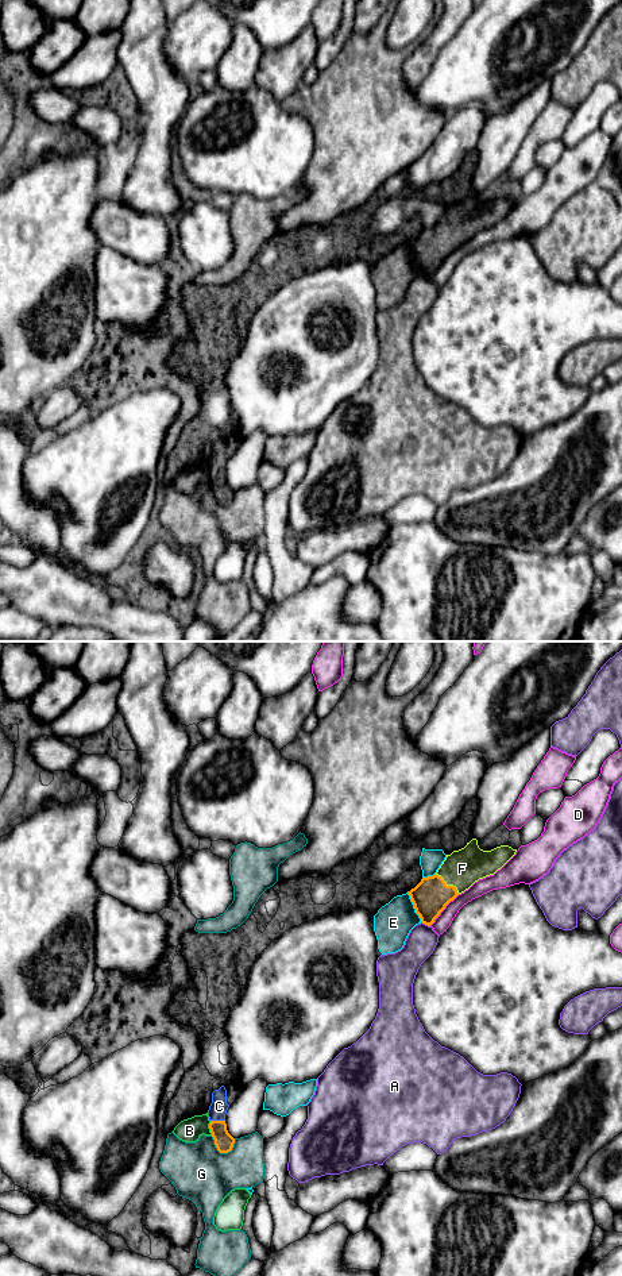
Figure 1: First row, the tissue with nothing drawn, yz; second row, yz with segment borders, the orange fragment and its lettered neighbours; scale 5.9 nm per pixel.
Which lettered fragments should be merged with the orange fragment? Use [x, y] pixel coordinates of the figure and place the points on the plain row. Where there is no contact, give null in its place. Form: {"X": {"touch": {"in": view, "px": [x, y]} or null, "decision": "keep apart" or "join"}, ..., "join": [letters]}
{"A": {"touch": {"in": "yz", "px": [425, 276]}, "decision": "keep apart"}, "B": {"touch": {"in": "yz", "px": [209, 480]}, "decision": "keep apart"}, "C": {"touch": {"in": "yz", "px": [217, 473]}, "decision": "join"}, "D": {"touch": {"in": "yz", "px": [444, 259]}, "decision": "keep apart"}, "E": {"touch": {"in": "yz", "px": [414, 258]}, "decision": "keep apart"}, "F": {"touch": {"in": "yz", "px": [448, 238]}, "decision": "join"}, "G": {"touch": {"in": "yz", "px": [219, 502]}, "decision": "keep apart"}, "join": ["C", "F"]}

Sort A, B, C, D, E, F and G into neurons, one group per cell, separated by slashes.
A / B / C F / D / E G

